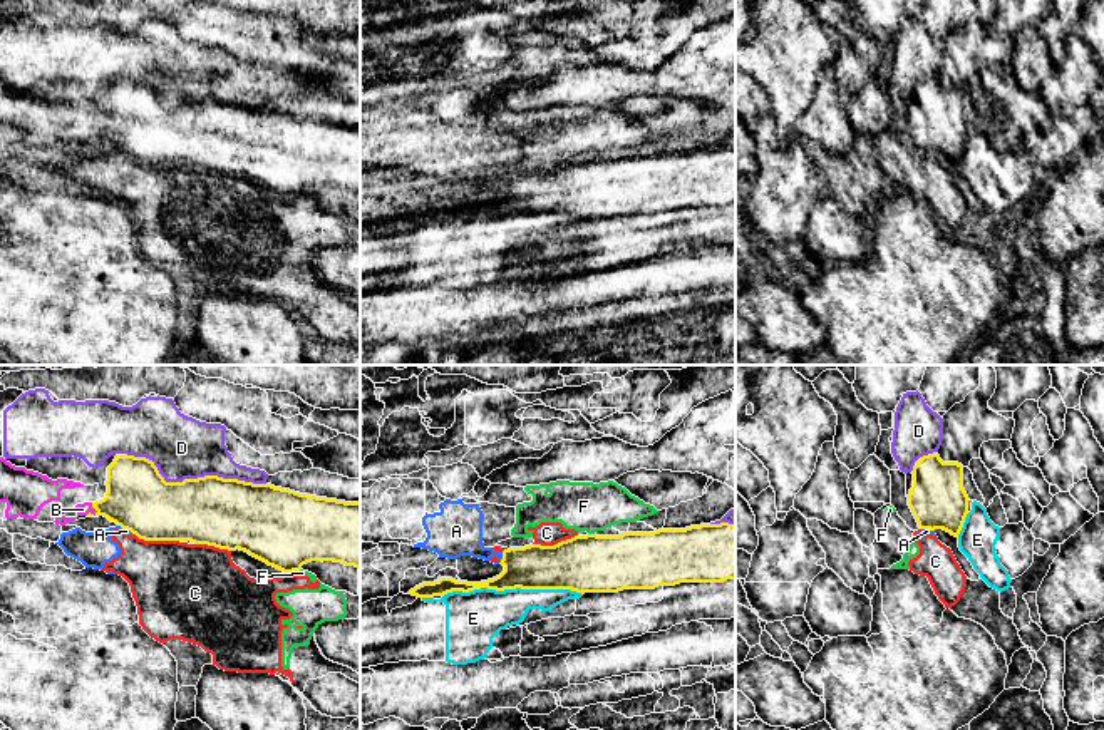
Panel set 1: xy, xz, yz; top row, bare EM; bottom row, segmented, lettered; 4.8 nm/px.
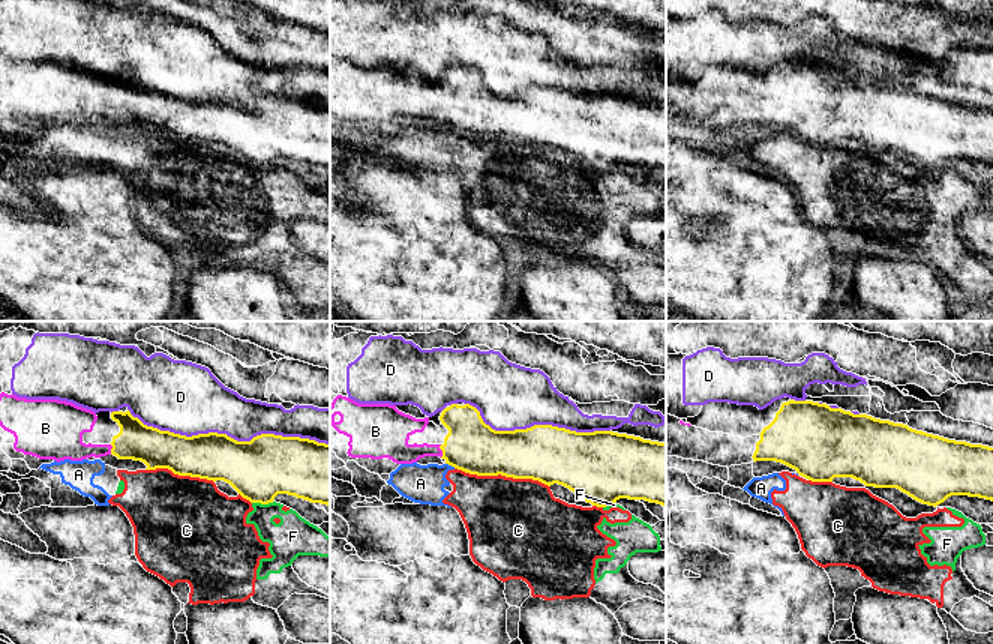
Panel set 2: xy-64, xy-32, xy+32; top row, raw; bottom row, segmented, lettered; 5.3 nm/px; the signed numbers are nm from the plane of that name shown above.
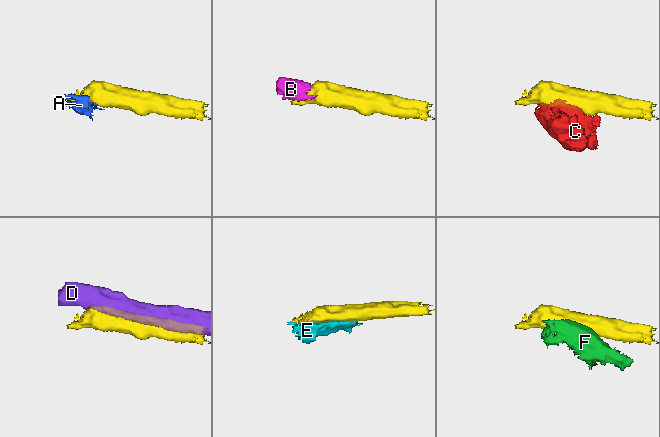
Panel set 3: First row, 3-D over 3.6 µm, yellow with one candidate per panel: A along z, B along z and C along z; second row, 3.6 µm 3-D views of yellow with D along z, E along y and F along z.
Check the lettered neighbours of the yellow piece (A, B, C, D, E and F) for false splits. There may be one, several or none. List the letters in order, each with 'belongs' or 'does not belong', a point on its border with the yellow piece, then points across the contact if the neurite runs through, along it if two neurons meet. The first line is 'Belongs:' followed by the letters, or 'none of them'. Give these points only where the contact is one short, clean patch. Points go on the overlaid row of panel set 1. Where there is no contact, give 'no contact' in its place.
Belongs: B
A: does not belong; meets yellow in xz at (503, 558); border along xz (503, 553), (500, 561)
B: belongs; meets yellow in xy at (96, 513); runs through xy (138, 498), (96, 513), (82, 509)
C: does not belong; meets yellow in xz at (555, 544)
D: does not belong; meets yellow in xy at (193, 479)
E: does not belong; meets yellow in xz at (511, 588)
F: does not belong; meets yellow in xz at (592, 534); border along xz (588, 533), (593, 534)

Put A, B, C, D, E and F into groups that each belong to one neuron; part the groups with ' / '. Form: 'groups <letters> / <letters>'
groups A C F / B / D / E

